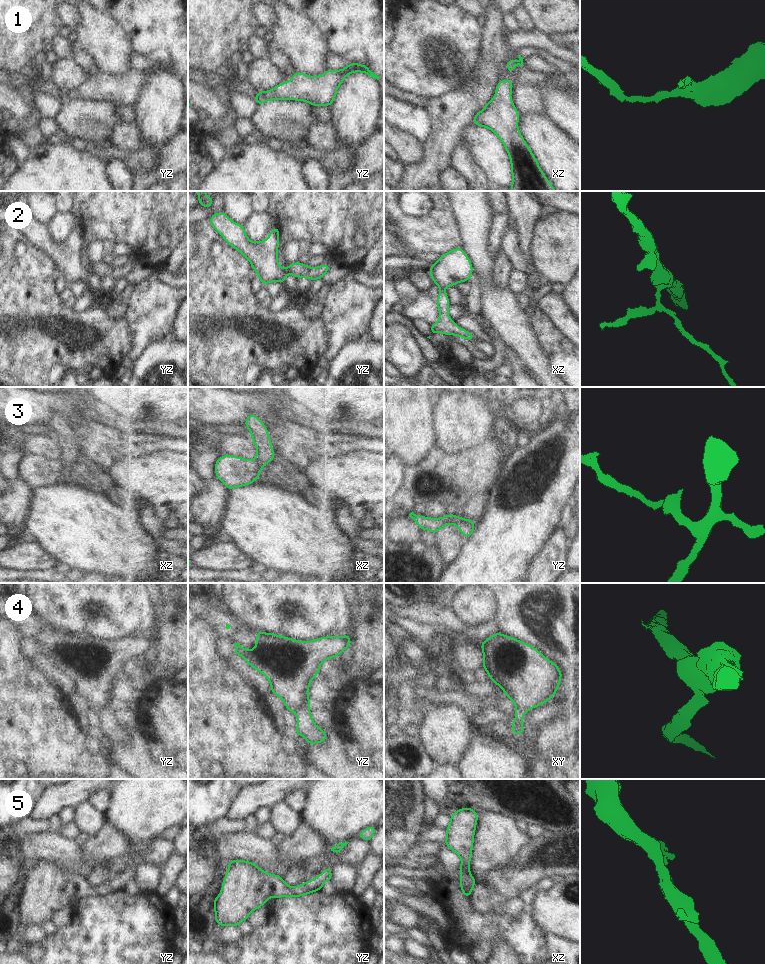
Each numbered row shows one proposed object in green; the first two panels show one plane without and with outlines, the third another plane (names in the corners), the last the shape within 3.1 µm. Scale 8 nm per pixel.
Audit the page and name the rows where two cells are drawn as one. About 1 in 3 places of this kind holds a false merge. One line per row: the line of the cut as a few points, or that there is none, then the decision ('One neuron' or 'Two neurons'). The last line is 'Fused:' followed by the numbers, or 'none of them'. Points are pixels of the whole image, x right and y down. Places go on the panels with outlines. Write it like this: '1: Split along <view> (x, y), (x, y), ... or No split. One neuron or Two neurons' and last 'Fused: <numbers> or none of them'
1: No split. One neuron
2: No split. One neuron
3: No split. One neuron
4: No split. One neuron
5: No split. One neuron
Fused: none of them

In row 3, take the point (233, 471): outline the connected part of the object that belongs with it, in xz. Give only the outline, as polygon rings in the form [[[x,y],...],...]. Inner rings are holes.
[[[248,414],[244,425],[257,448],[256,458],[248,460],[240,456],[223,455],[215,462],[215,475],[228,491],[252,484],[259,479],[263,466],[275,460],[269,431],[263,421],[255,414]]]

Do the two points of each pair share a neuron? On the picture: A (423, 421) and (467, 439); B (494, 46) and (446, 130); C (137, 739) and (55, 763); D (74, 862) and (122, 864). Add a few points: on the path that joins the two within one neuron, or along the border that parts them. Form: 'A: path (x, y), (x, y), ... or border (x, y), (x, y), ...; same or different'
A: border (434, 405), (433, 430), (437, 445); different
B: path (487, 67), (487, 72), (481, 86), (458, 109); same
C: border (107, 757), (112, 764); different
D: border (114, 860), (108, 865), (100, 864), (89, 872); different

